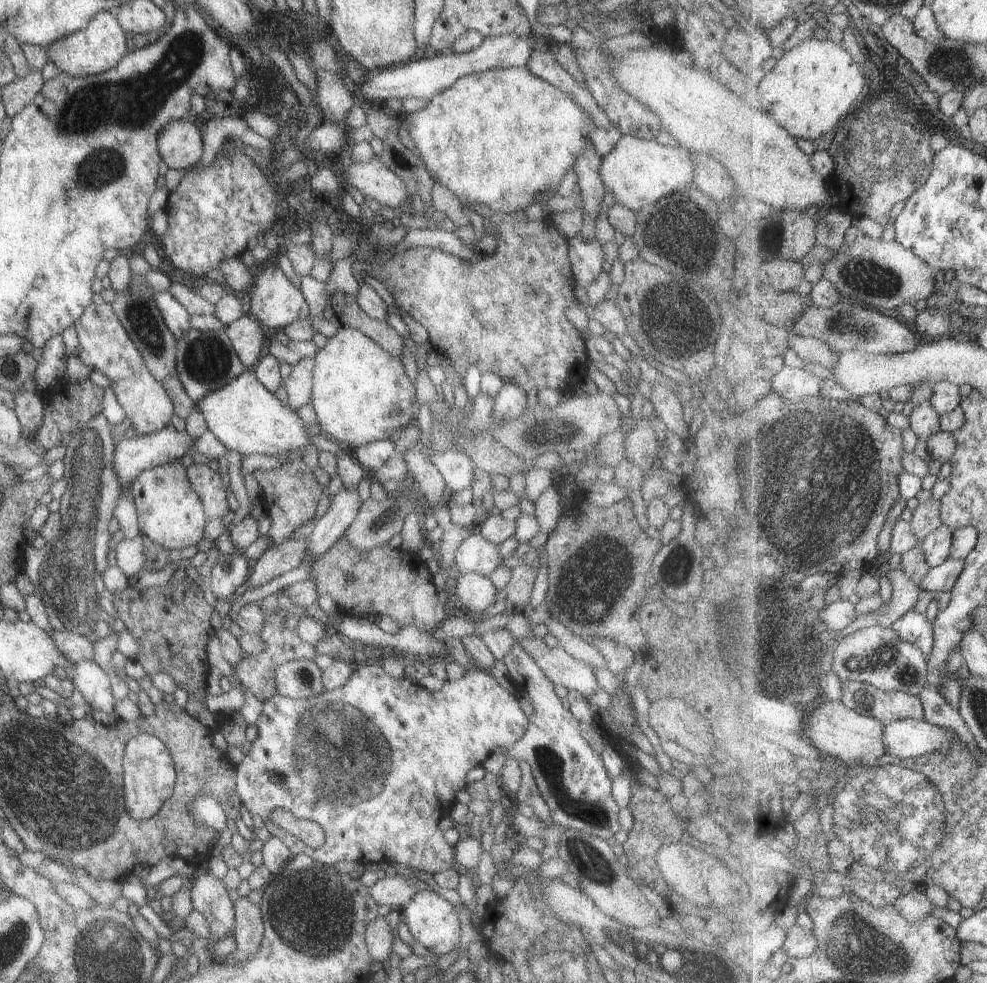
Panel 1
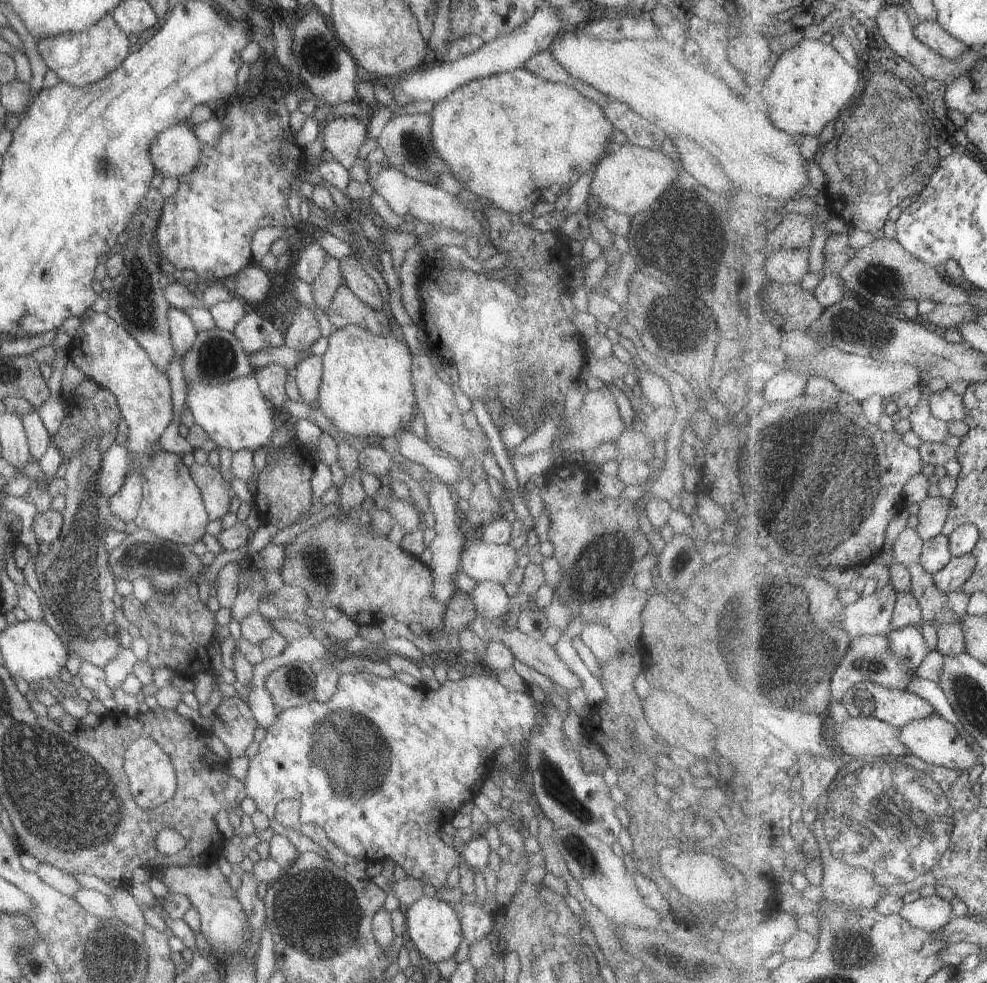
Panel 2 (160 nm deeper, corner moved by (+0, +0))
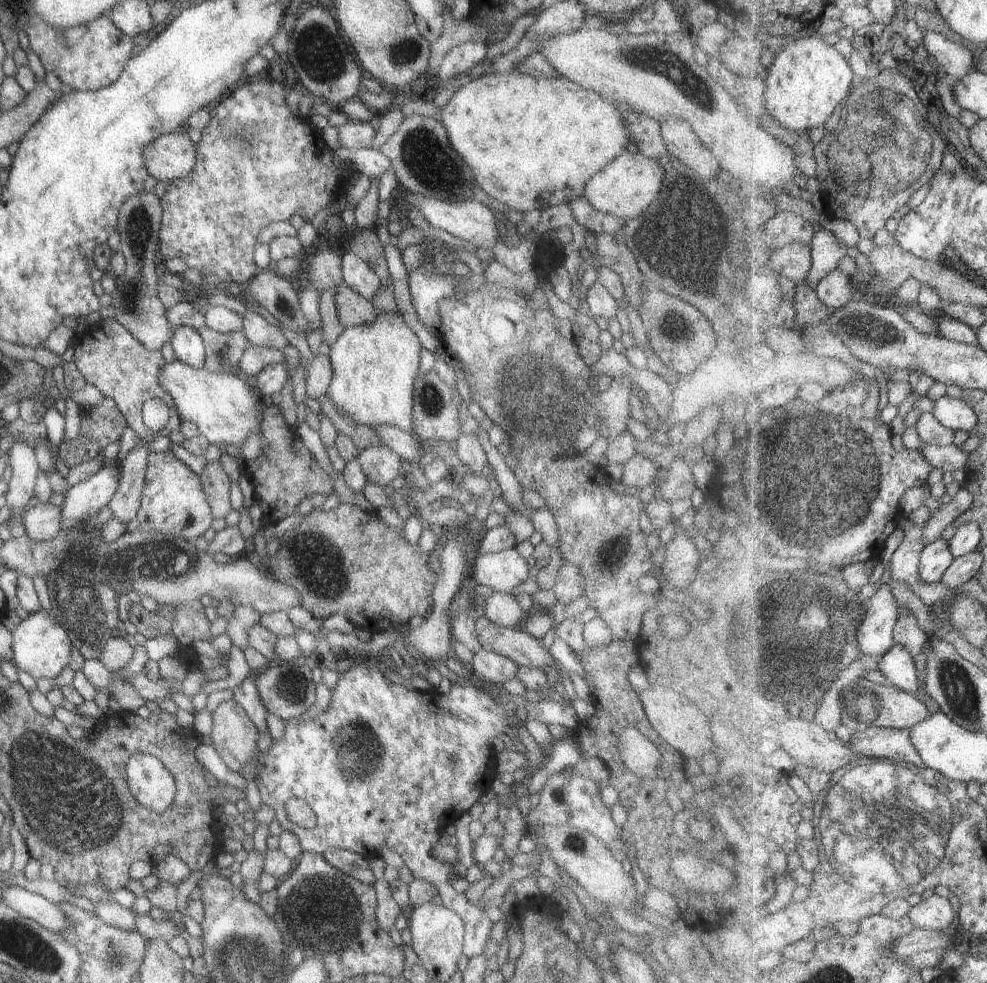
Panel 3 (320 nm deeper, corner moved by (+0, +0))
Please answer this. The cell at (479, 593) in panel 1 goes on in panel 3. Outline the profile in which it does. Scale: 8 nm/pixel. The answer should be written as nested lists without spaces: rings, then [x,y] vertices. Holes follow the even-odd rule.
[[[492,592],[484,597],[484,616],[497,626],[517,629],[525,615],[515,597],[509,593]]]

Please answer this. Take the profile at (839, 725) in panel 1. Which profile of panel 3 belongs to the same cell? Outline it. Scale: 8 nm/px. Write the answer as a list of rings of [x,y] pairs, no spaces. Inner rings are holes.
[[[868,726],[863,731],[854,731],[848,744],[856,753],[863,752],[869,756],[873,754],[875,758],[899,760],[916,767],[927,767],[907,729]]]

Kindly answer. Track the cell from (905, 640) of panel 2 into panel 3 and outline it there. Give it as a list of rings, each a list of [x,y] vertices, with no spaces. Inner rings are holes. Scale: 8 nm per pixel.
[[[895,645],[885,656],[879,660],[878,670],[897,688],[916,695],[921,690],[917,666],[911,653],[901,645]]]

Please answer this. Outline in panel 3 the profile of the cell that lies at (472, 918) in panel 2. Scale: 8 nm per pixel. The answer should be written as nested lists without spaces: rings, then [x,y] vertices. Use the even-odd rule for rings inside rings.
[[[357,660],[357,665],[349,668],[347,672],[338,675],[330,695],[330,703],[319,716],[308,721],[301,721],[299,717],[290,718],[288,721],[285,721],[284,735],[281,736],[279,740],[272,740],[272,744],[269,746],[267,752],[257,753],[255,768],[255,774],[257,774],[257,777],[254,778],[254,783],[259,792],[259,798],[261,800],[260,804],[266,804],[274,808],[274,818],[280,824],[280,828],[283,831],[292,832],[297,837],[302,851],[321,855],[328,848],[342,848],[343,850],[349,850],[360,854],[365,860],[370,860],[377,856],[378,850],[383,845],[393,849],[399,854],[403,864],[407,866],[412,876],[415,879],[423,879],[430,882],[438,890],[437,894],[440,896],[442,905],[461,918],[464,928],[462,936],[462,955],[471,958],[472,956],[481,954],[484,949],[485,941],[490,937],[490,928],[492,927],[491,922],[487,918],[487,915],[484,914],[483,909],[473,906],[465,899],[463,893],[458,893],[453,890],[453,887],[449,884],[449,871],[454,865],[439,860],[439,858],[435,858],[435,856],[431,854],[431,848],[437,844],[436,842],[439,840],[444,828],[449,824],[453,824],[455,818],[457,818],[462,812],[468,811],[469,808],[477,802],[478,798],[490,789],[490,783],[496,776],[496,773],[493,771],[494,755],[490,746],[490,740],[494,736],[503,733],[507,724],[509,726],[522,725],[524,722],[530,720],[538,720],[546,725],[555,724],[555,726],[557,726],[557,724],[559,724],[559,726],[565,726],[568,730],[573,731],[579,721],[573,707],[571,705],[565,706],[556,703],[555,701],[550,700],[549,697],[537,701],[536,703],[530,703],[521,695],[510,695],[503,690],[501,686],[493,684],[491,684],[490,692],[488,693],[481,687],[475,688],[475,686],[465,680],[459,680],[455,684],[451,684],[447,694],[438,693],[435,689],[428,691],[407,690],[402,684],[395,684],[389,681],[389,679],[383,676],[375,667],[369,667],[363,662],[359,664],[359,660]],[[516,708],[525,708],[526,718],[524,722],[520,722],[516,718],[514,714]],[[290,798],[302,798],[307,802],[313,811],[313,814],[315,814],[315,826],[309,828],[297,827],[297,825],[291,823],[289,819],[287,819],[283,805]]]

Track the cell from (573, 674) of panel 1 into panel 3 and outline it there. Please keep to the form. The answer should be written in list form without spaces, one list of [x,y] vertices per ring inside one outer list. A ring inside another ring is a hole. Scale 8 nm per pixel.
[[[483,616],[474,620],[474,629],[481,649],[500,654],[516,665],[540,668],[545,674],[549,668],[557,669],[538,640],[519,628],[503,628]]]

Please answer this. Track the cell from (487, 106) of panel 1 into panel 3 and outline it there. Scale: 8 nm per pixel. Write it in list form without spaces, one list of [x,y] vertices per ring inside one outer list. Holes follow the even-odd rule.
[[[516,68],[500,73],[483,73],[473,76],[470,82],[462,85],[457,92],[452,94],[447,100],[447,104],[440,108],[438,116],[439,122],[445,129],[449,146],[452,146],[452,149],[471,170],[477,188],[481,188],[491,199],[495,198],[495,200],[505,204],[506,207],[513,208],[513,210],[518,210],[521,213],[525,210],[541,211],[549,204],[559,204],[559,202],[567,204],[571,199],[581,197],[584,184],[588,178],[607,166],[613,158],[617,158],[625,152],[627,142],[631,141],[622,119],[621,107],[615,108],[610,100],[603,100],[603,97],[594,90],[585,90],[565,77],[535,78],[521,73]]]

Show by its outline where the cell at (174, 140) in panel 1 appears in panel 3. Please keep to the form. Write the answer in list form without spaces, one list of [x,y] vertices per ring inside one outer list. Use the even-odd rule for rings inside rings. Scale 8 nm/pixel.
[[[184,128],[154,138],[142,150],[146,173],[165,183],[185,176],[195,157],[194,144]]]

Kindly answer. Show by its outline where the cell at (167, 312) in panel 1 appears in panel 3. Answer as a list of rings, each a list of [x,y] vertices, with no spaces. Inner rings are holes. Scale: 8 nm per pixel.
[[[176,326],[168,340],[171,343],[175,360],[195,368],[203,367],[205,351],[199,333],[186,326]]]

